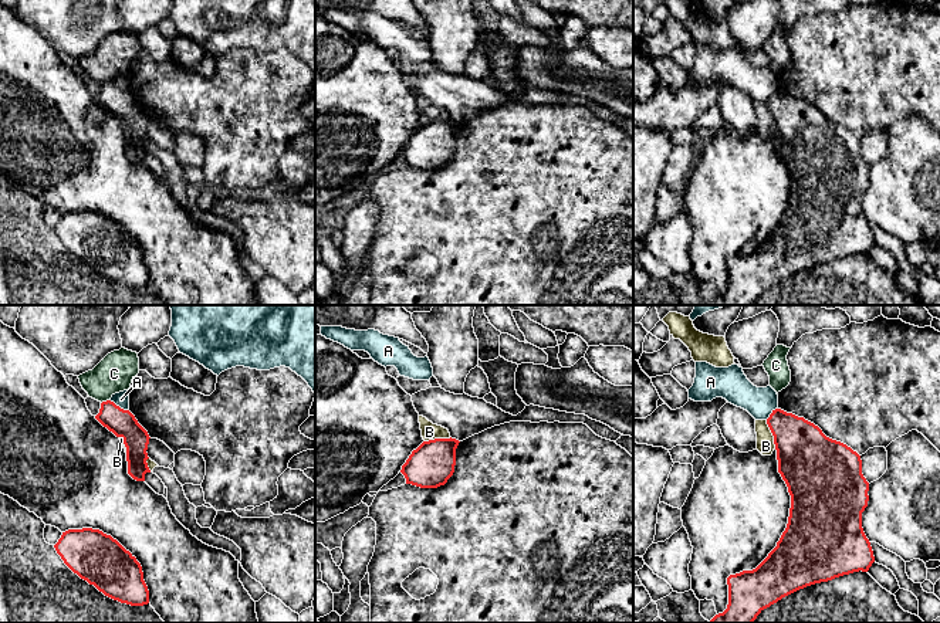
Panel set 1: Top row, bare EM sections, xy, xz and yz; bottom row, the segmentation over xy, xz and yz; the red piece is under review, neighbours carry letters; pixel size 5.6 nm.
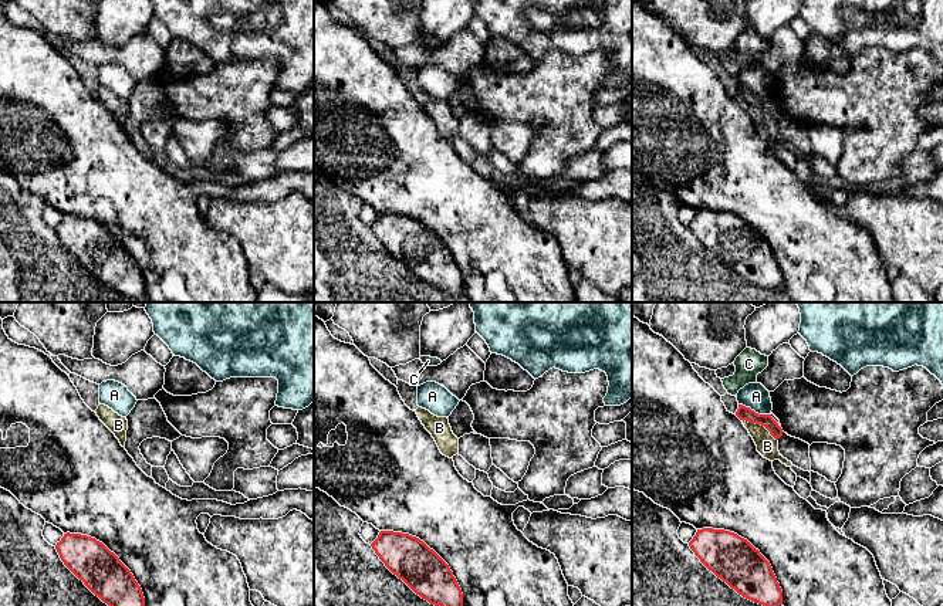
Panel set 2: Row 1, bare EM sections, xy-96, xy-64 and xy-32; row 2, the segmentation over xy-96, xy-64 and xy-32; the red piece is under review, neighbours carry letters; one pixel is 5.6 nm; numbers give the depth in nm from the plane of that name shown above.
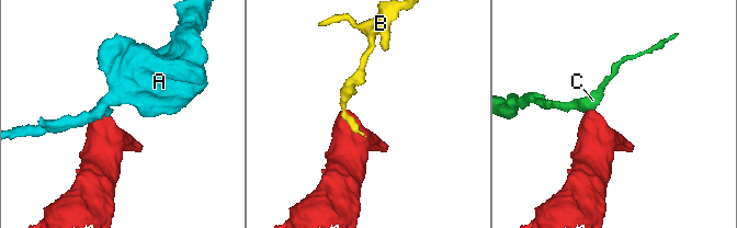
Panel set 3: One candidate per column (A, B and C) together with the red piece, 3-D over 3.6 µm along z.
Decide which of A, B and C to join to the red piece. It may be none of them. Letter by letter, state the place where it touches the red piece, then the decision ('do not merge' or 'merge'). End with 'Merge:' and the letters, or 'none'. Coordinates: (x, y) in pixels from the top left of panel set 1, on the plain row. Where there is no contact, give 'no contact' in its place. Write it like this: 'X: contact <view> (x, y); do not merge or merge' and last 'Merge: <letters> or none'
A: contact xy (118, 88); do not merge
B: contact yz (773, 117); do not merge
C: contact xy (104, 84); do not merge
Merge: none

